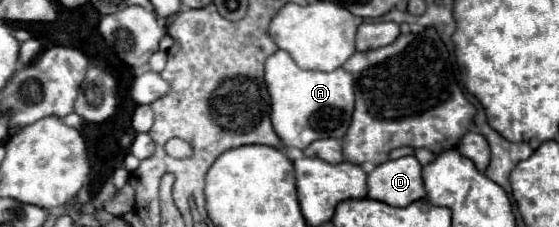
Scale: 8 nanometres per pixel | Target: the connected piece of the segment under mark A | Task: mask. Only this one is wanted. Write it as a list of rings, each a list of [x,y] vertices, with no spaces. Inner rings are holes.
[[[277,50],[265,60],[265,82],[271,96],[271,122],[285,146],[305,150],[319,138],[343,138],[353,114],[353,76],[343,68],[333,72],[303,70],[285,52]]]

